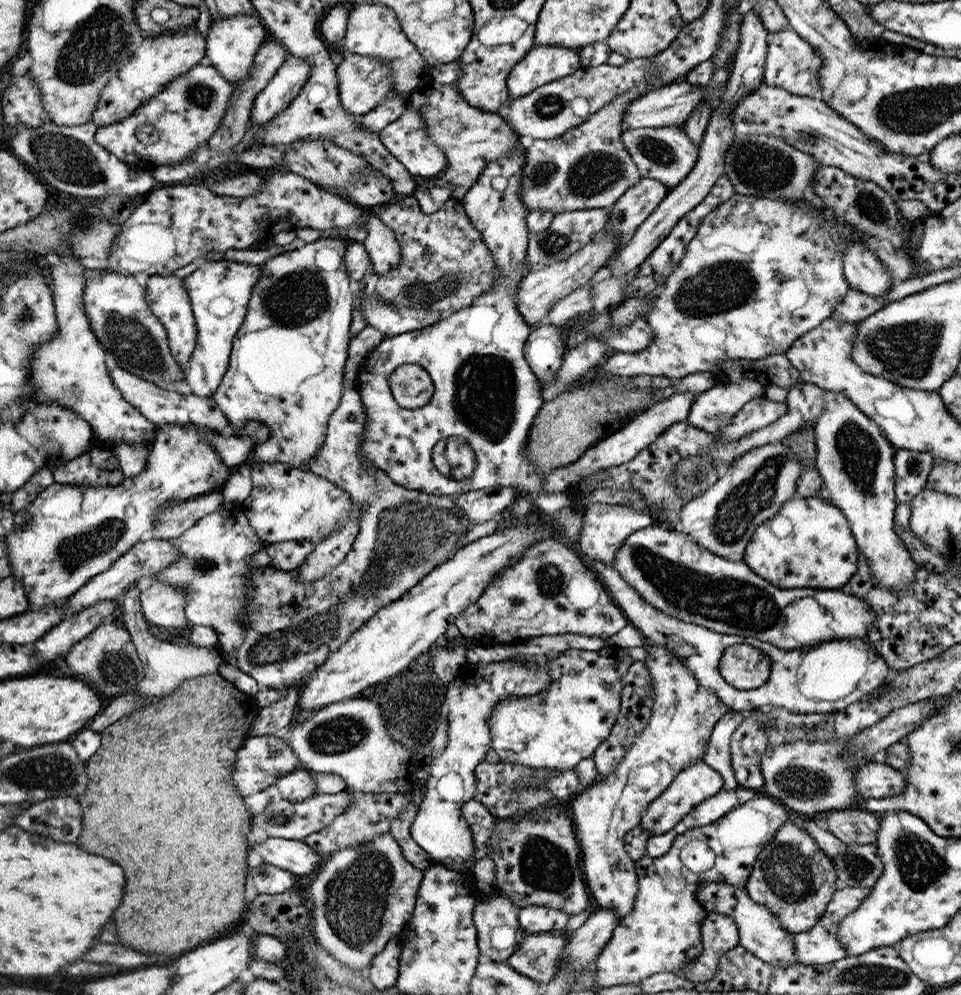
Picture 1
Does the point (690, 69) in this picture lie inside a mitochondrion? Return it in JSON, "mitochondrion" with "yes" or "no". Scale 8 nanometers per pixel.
{"mitochondrion":"no"}

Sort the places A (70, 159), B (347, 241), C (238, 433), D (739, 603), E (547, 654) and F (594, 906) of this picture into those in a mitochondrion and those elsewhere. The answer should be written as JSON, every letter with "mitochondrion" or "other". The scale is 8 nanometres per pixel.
{"A":"mitochondrion","B":"other","C":"other","D":"mitochondrion","E":"other","F":"other"}

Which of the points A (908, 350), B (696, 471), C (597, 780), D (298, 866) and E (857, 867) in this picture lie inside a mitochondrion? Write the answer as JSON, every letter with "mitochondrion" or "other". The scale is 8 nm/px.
{"A":"mitochondrion","B":"mitochondrion","C":"other","D":"other","E":"mitochondrion"}

